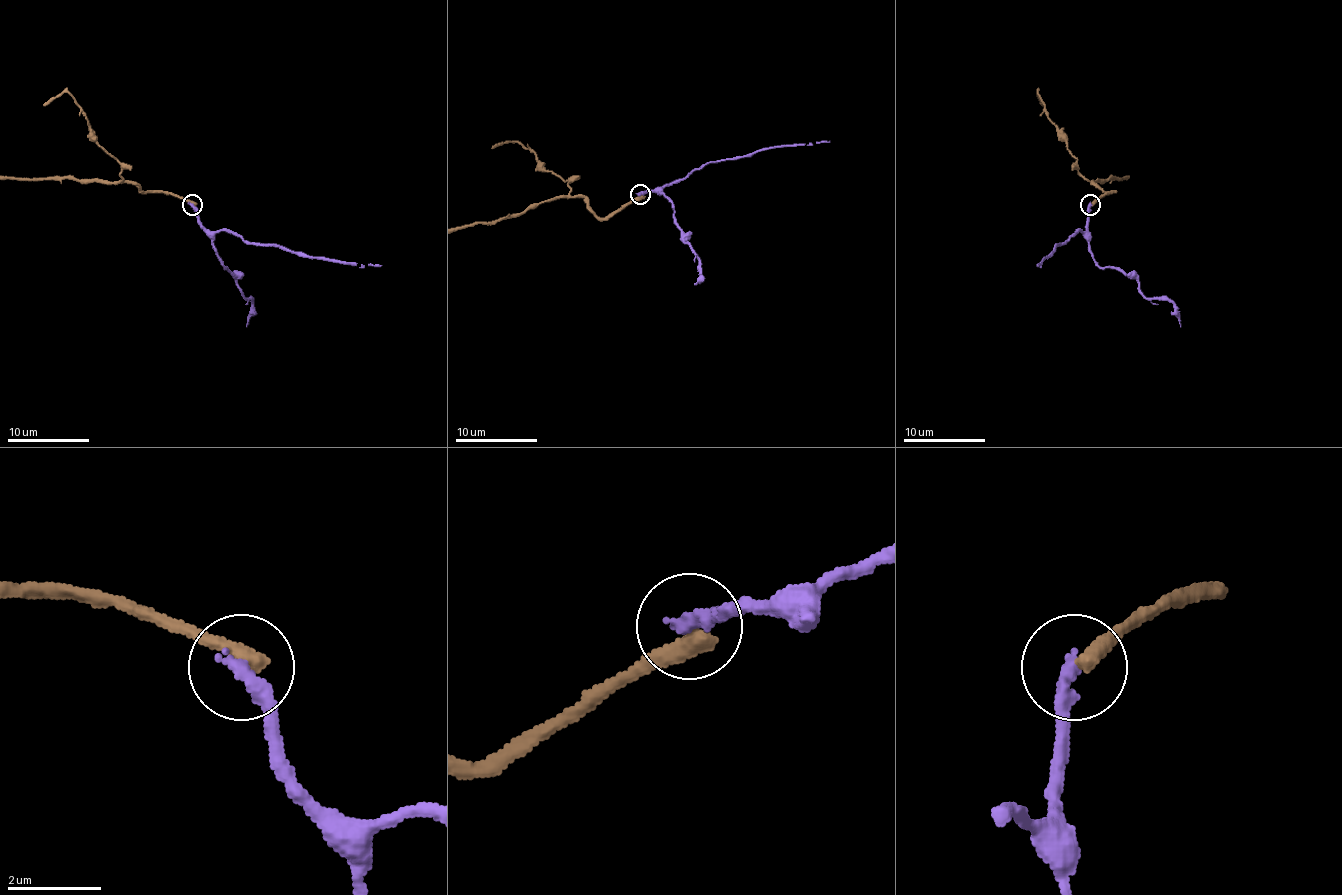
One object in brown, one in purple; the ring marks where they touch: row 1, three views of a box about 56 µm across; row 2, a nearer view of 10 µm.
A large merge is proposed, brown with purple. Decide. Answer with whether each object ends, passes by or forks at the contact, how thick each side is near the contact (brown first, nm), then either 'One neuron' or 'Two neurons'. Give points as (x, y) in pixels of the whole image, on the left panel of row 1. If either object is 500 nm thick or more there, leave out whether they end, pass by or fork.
At the ring brown ends. At the ring purple ends. Thickness 440 nm (brown) against 360 nm. Two neurons

